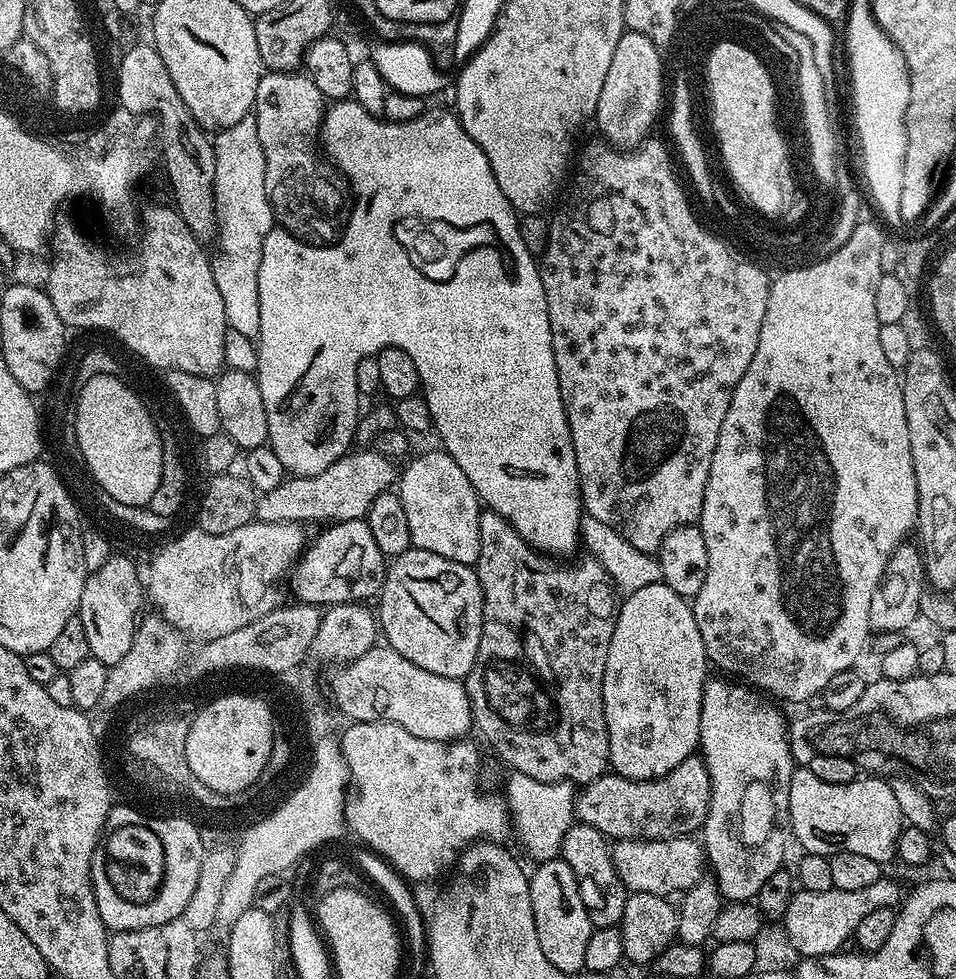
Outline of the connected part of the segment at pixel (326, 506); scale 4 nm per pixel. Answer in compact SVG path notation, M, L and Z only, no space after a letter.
M352 450L340 456L322 474L307 477L289 477L275 487L274 490L263 493L256 504L255 517L261 523L292 523L310 524L310 522L339 522L341 520L359 520L365 517L374 498L387 491L396 480L395 465L375 450Z

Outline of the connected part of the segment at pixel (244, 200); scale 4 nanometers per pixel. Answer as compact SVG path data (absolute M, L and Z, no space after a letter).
M248 115L242 122L227 129L228 144L224 140L216 140L216 223L218 225L218 245L224 253L213 263L214 278L218 286L218 294L222 294L222 306L226 310L229 329L251 338L260 334L260 303L258 302L258 270L262 262L262 246L266 242L266 234L274 227L272 203L266 191L266 158L262 150L262 142L258 142L258 126L255 115Z

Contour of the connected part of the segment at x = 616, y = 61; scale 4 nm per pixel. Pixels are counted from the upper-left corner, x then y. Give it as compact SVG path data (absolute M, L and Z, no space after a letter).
M625 31L614 46L614 58L610 58L610 70L606 82L602 82L602 94L598 98L595 123L600 123L600 132L607 143L621 149L631 150L649 139L652 123L660 112L660 103L666 100L666 63L655 43L646 34Z

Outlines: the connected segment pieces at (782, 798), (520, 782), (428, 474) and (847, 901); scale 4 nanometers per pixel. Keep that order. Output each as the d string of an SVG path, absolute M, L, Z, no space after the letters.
M709 679L700 706L700 743L711 780L711 802L702 829L702 847L711 875L728 902L748 902L762 890L762 882L785 863L784 847L790 844L789 788L795 772L788 739L788 724L769 699L732 680Z
M512 772L509 777L506 803L511 827L520 835L520 840L524 843L525 850L533 856L533 861L557 859L566 838L566 830L570 830L574 823L577 785L571 784L569 780L547 784L521 772Z
M443 450L424 452L417 460L411 460L403 465L404 473L399 473L398 491L410 525L412 547L430 550L430 554L450 558L450 562L475 565L480 553L482 501L470 478L462 474L462 466Z
M881 878L874 886L863 890L838 890L831 888L825 892L797 891L782 917L782 928L790 942L804 958L823 958L843 949L850 938L855 937L858 922L874 910L882 910L899 905L902 900L900 888L894 881Z

